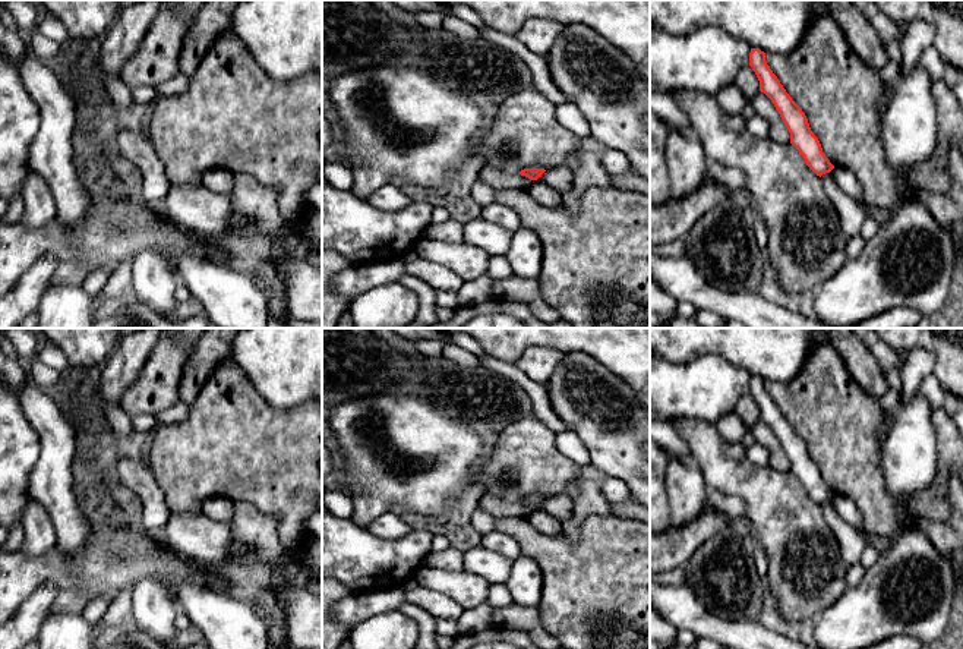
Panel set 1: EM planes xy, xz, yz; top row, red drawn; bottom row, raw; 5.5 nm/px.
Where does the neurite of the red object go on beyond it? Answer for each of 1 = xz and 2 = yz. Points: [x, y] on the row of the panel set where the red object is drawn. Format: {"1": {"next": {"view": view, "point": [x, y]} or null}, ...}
{"1": {"next": null}, "2": {"next": null}}

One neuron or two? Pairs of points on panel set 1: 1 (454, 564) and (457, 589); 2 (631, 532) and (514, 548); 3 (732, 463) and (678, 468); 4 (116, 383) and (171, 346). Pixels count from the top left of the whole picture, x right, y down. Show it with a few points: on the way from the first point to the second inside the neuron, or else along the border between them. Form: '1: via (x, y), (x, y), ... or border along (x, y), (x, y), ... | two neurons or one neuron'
1: border along (425, 564), (433, 569), (463, 569) | two neurons
2: border along (493, 528), (510, 535), (518, 544), (521, 553) | two neurons
3: border along (691, 459), (700, 469), (709, 488) | two neurons
4: border along (155, 343), (136, 380), (123, 393) | two neurons

